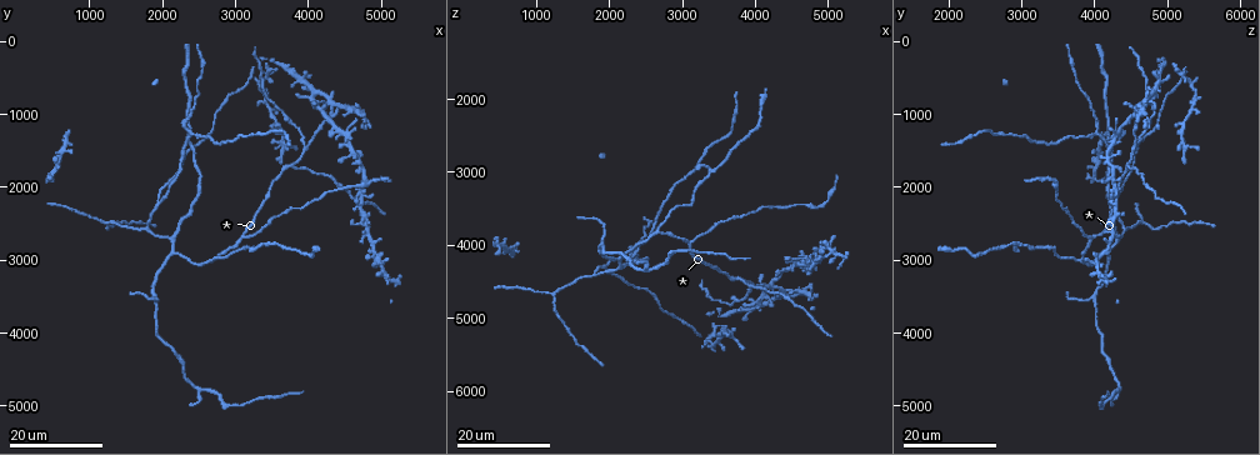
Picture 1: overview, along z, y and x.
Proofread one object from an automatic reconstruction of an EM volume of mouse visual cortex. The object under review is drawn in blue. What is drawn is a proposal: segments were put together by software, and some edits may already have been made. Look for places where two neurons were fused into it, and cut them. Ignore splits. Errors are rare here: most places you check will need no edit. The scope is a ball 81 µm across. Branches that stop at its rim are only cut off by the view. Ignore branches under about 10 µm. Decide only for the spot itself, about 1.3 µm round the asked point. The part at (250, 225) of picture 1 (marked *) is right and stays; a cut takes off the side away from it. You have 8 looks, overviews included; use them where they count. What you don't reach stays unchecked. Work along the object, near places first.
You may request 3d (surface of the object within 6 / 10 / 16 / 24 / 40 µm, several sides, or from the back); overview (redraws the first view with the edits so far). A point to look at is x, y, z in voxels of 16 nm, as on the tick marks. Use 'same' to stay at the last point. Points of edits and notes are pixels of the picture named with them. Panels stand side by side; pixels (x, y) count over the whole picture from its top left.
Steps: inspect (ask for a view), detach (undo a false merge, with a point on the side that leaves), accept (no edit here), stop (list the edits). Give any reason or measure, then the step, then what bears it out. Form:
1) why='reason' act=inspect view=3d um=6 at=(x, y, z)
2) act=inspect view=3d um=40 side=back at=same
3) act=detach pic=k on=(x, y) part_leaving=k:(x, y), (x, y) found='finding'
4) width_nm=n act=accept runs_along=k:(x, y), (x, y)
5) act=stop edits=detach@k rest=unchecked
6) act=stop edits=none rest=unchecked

why='three arms meet' act=inspect view=3d um=24 at=(3750, 1650, 4500)

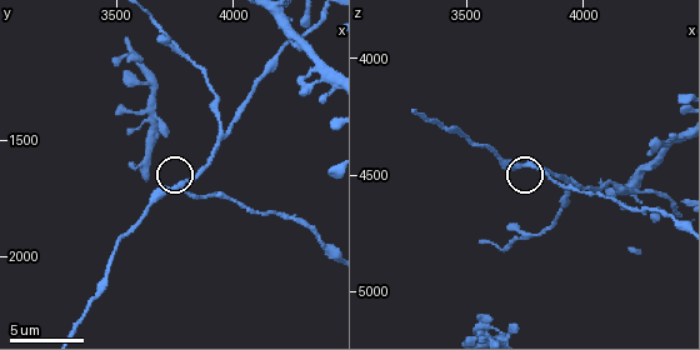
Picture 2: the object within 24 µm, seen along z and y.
act=inspect view=3d um=10 at=(3780, 1700, 4450)

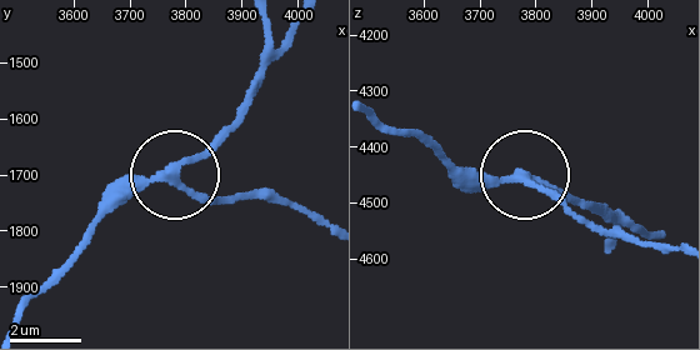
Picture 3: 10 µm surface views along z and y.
act=accept runs_along=3:(24, 299), (150, 185), (176, 179), (236, 200) found='all the same neuron'

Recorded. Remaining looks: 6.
why='three-way junction' act=inspect view=3d um=6 at=(3970, 1460, 4540)

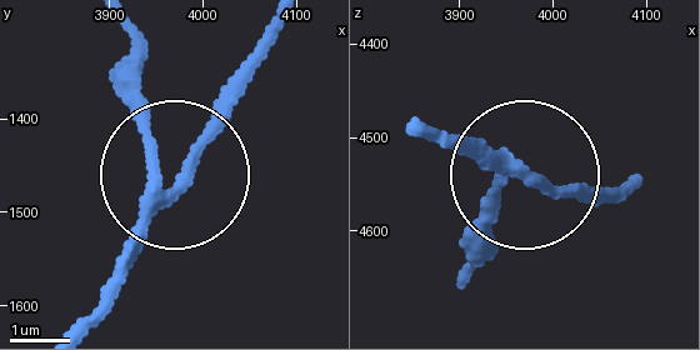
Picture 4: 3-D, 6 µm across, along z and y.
width_nm=210 act=accept runs_along=4:(425, 130), (520, 170), (500, 185), (475, 265) found='all the same neuron'

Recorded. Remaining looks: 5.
why='three arms meet' act=inspect view=3d um=16 at=(1800, 2550, 4400)

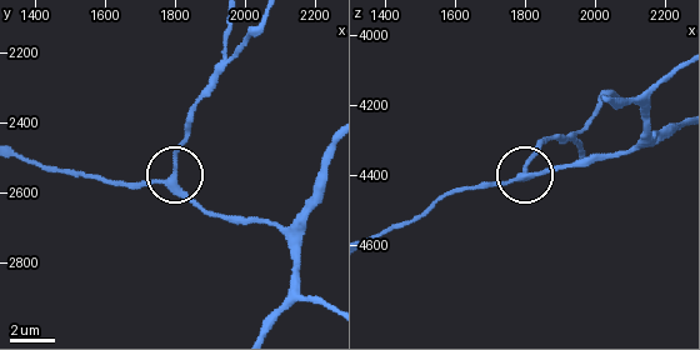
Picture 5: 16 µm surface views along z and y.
act=inspect view=3d um=10 at=(1800, 2560, 4400)

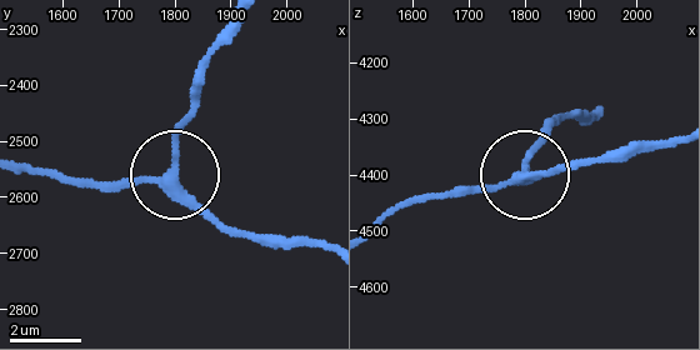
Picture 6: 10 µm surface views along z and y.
act=inspect view=3d um=6 at=(1795, 2550, 4400)

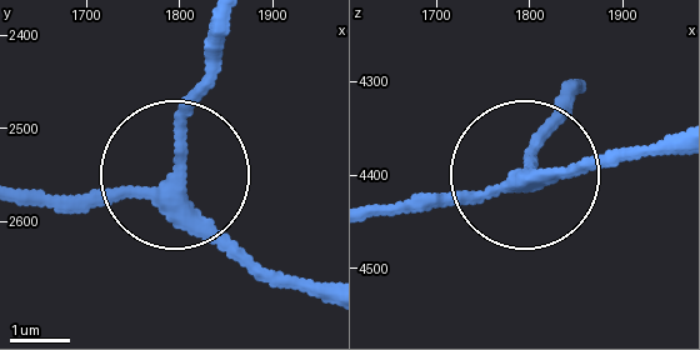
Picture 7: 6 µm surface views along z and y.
arms=3 act=accept runs_along=7:(679, 136), (559, 176), (380, 206) found='one neuron here'

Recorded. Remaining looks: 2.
why='three-way junction' act=inspect view=3d um=16 at=(1950, 2200, 4300)

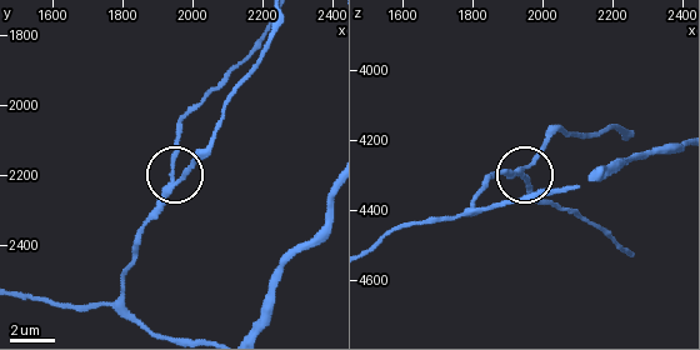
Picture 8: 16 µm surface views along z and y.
act=inspect view=3d um=6 at=(1960, 2220, 4280)

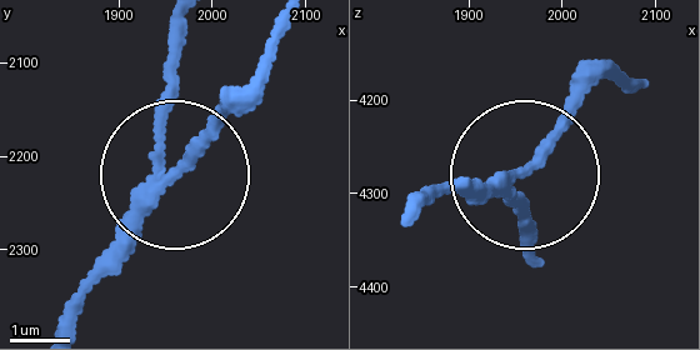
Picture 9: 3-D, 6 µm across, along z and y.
act=accept runs_along=9:(415, 219), (455, 184), (520, 174), (510, 209), (525, 254) found='all the same neuron'

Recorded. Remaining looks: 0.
act=stop edits=none rest=unchecked

